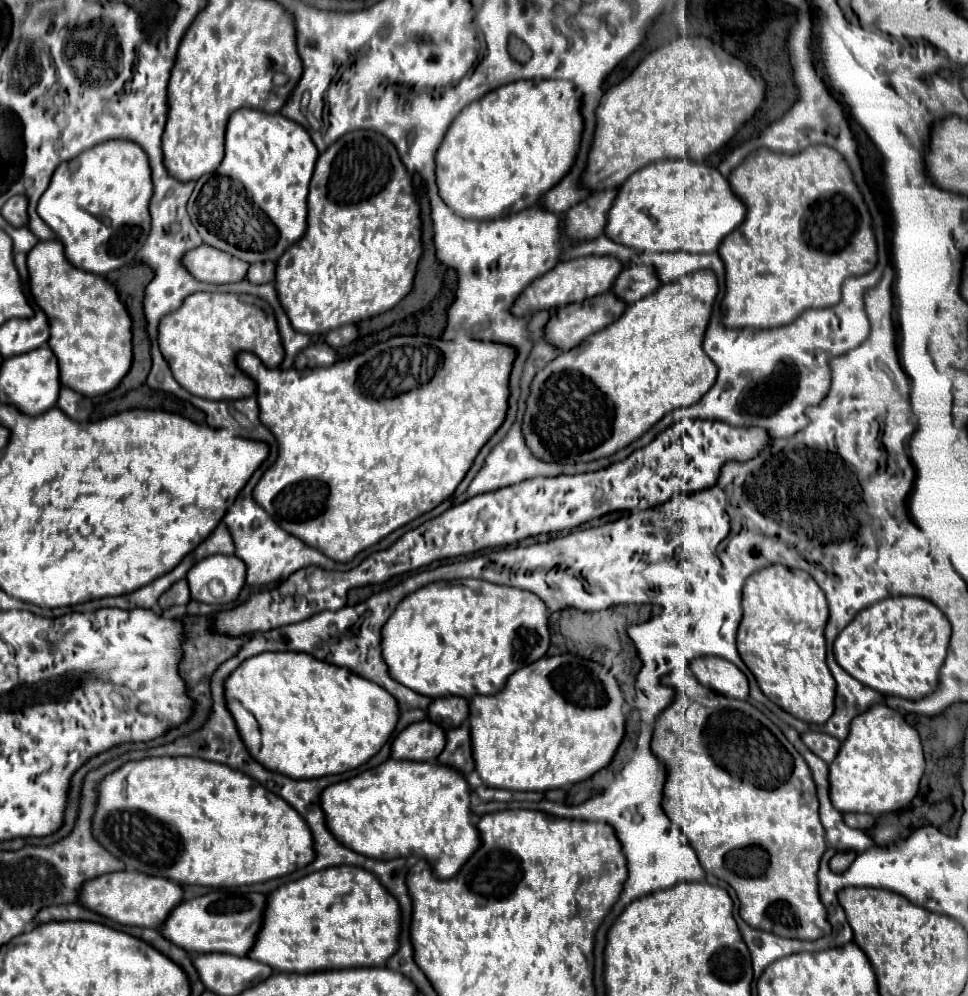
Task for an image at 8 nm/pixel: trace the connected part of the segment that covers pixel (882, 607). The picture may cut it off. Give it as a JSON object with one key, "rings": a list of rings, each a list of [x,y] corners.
{"rings":[[[892,597],[860,611],[836,637],[834,655],[842,669],[882,695],[922,699],[938,685],[950,635],[948,617],[932,601],[922,597]]]}

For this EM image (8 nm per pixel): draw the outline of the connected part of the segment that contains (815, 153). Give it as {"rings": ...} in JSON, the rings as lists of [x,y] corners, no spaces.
{"rings":[[[810,145],[794,155],[756,149],[732,171],[728,181],[746,203],[748,215],[718,249],[726,263],[726,295],[722,301],[724,325],[758,329],[788,325],[806,309],[836,305],[848,275],[864,275],[876,267],[878,247],[872,217],[854,183],[852,169],[836,149],[828,145]]]}

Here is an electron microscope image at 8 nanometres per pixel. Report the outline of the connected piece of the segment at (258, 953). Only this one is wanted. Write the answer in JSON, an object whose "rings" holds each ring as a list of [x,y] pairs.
{"rings":[[[330,867],[310,873],[298,881],[290,881],[268,895],[268,913],[264,913],[264,929],[250,953],[256,961],[272,965],[276,973],[308,973],[350,967],[384,967],[398,951],[400,943],[400,905],[378,881],[378,877],[362,867]]]}

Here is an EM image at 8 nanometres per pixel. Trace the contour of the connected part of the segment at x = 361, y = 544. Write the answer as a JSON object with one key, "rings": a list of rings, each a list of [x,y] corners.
{"rings":[[[402,335],[392,337],[384,343],[374,345],[372,349],[354,355],[350,359],[338,361],[330,367],[316,367],[316,369],[268,369],[254,353],[240,353],[238,365],[244,373],[248,373],[256,385],[256,397],[260,405],[260,421],[278,437],[280,441],[280,455],[276,463],[262,475],[260,483],[254,489],[254,499],[270,513],[270,517],[288,533],[296,535],[304,543],[320,549],[334,561],[352,561],[360,551],[378,543],[398,527],[410,523],[412,519],[420,517],[422,513],[434,509],[442,501],[446,501],[468,469],[472,467],[478,451],[488,443],[488,439],[498,431],[498,427],[506,419],[508,411],[508,397],[510,397],[510,373],[516,359],[516,349],[506,343],[494,341],[476,341],[470,337],[444,341],[440,337],[430,339],[426,335]]]}

